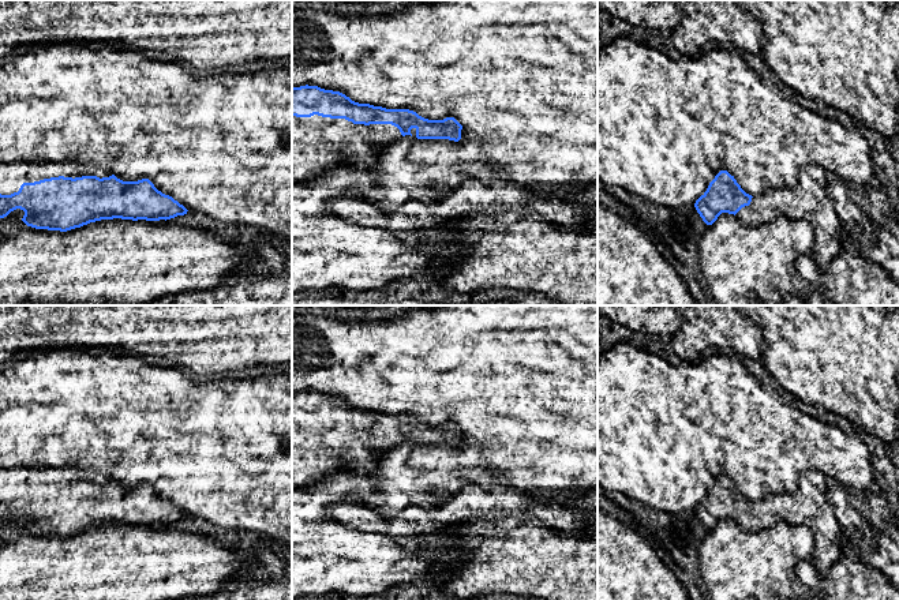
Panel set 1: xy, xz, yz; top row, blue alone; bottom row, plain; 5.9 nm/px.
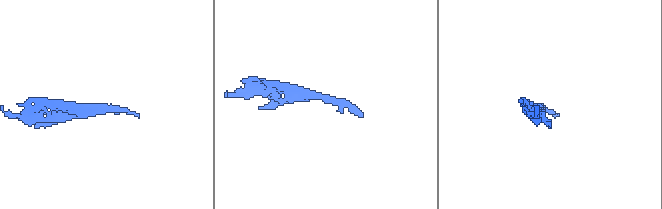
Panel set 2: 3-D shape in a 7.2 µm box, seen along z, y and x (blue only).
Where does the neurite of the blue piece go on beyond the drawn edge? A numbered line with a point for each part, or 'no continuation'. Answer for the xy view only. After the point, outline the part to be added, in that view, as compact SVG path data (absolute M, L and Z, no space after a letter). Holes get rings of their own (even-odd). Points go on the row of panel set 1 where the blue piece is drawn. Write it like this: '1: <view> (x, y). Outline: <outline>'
1: xy (12, 175). Outline: M10 162L0 164L0 194L11 195L18 192L23 183L34 183L50 177L82 177L97 176L109 177L109 170L102 170L86 164L53 164L53 162Z

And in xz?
1: xz (318, 143). Outline: M292 116L292 181L311 180L338 164L371 169L378 150L402 135L392 124L353 124L345 119Z

